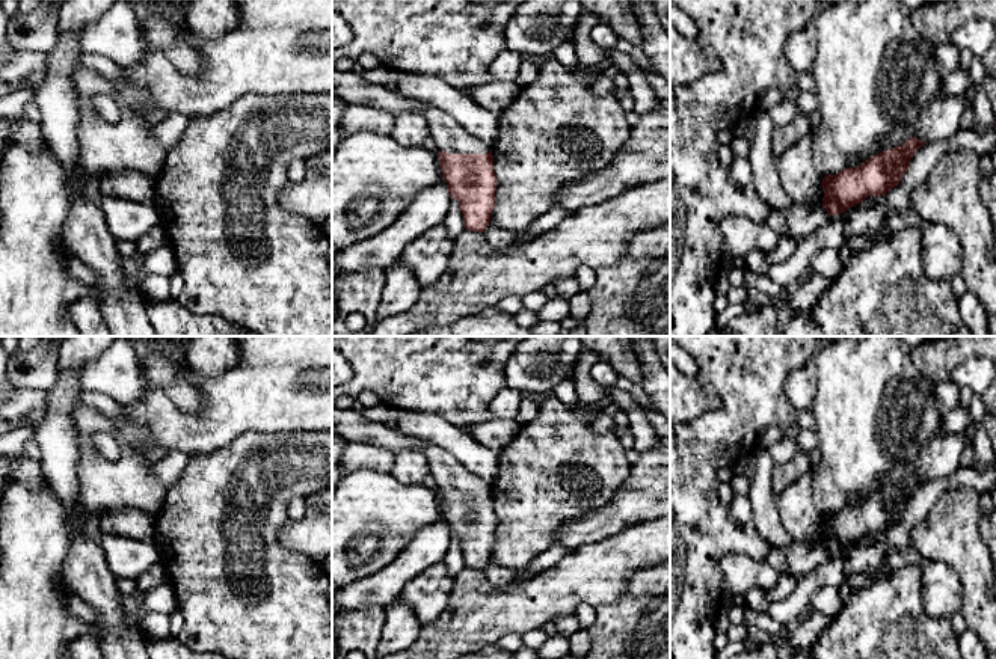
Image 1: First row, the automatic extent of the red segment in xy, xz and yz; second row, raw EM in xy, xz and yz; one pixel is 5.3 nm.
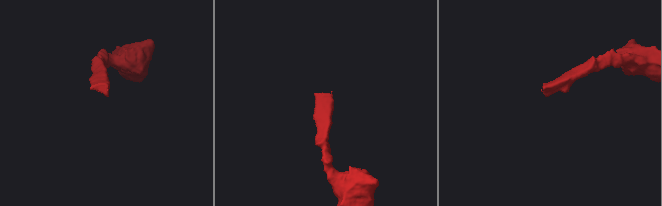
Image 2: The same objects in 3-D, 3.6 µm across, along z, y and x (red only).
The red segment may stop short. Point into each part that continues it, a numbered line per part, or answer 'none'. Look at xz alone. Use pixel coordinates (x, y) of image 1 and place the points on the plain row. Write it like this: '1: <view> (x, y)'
1: xz (447, 472)

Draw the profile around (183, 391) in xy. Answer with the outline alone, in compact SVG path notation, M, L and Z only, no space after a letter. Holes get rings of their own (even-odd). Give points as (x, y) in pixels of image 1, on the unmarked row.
M180 374L166 388L168 397L184 412L198 413L205 407L205 397L196 383L186 374Z

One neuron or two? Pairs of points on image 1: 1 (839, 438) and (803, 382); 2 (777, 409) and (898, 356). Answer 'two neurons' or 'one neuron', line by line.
1: two neurons
2: two neurons

